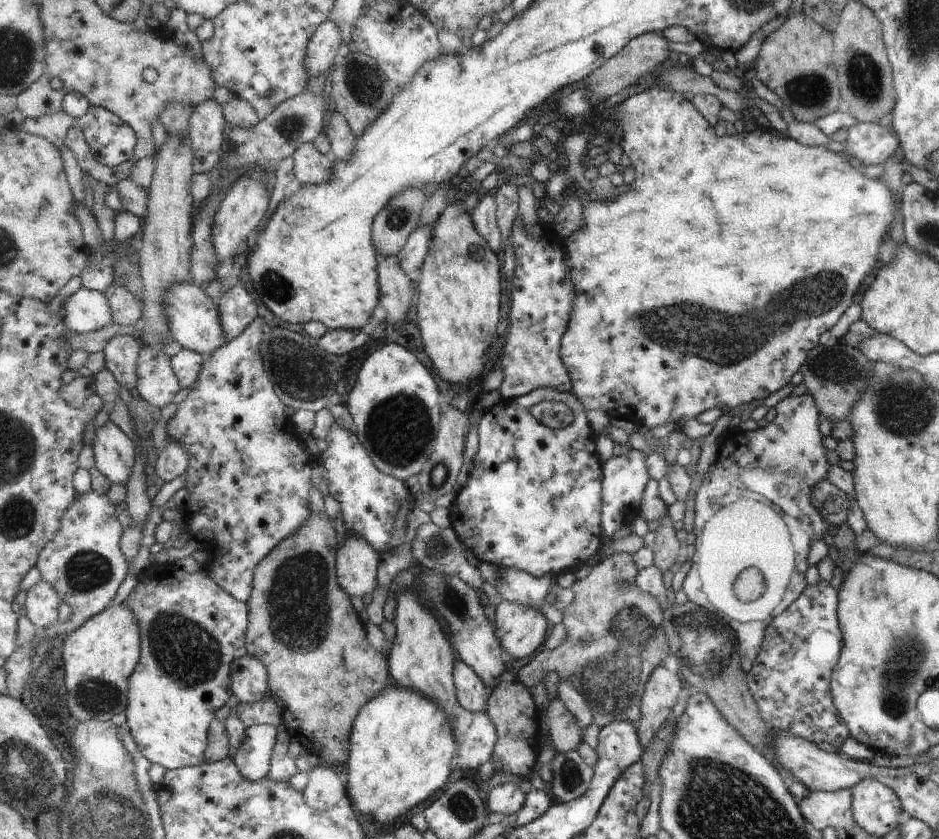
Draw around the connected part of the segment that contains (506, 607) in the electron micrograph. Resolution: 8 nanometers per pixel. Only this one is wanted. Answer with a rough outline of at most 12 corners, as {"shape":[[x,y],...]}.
{"shape":[[504,600],[496,636],[510,663],[534,657],[551,628],[540,611]]}

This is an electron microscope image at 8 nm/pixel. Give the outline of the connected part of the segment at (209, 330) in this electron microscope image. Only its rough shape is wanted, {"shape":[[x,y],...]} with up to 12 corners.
{"shape":[[182,283],[166,295],[172,336],[205,356],[228,344],[218,304]]}

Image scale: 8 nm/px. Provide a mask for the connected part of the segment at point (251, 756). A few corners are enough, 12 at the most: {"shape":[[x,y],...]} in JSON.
{"shape":[[247,727],[234,760],[251,781],[268,778],[278,728]]}

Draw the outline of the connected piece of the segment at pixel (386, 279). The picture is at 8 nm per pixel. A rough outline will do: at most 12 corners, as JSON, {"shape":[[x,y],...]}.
{"shape":[[397,255],[378,262],[381,305],[389,320],[415,305],[417,283]]}

